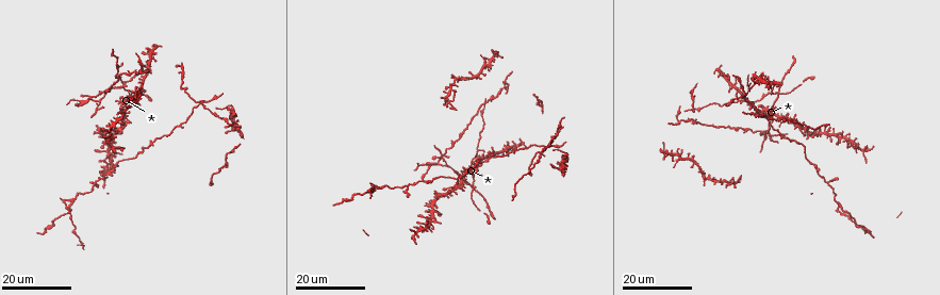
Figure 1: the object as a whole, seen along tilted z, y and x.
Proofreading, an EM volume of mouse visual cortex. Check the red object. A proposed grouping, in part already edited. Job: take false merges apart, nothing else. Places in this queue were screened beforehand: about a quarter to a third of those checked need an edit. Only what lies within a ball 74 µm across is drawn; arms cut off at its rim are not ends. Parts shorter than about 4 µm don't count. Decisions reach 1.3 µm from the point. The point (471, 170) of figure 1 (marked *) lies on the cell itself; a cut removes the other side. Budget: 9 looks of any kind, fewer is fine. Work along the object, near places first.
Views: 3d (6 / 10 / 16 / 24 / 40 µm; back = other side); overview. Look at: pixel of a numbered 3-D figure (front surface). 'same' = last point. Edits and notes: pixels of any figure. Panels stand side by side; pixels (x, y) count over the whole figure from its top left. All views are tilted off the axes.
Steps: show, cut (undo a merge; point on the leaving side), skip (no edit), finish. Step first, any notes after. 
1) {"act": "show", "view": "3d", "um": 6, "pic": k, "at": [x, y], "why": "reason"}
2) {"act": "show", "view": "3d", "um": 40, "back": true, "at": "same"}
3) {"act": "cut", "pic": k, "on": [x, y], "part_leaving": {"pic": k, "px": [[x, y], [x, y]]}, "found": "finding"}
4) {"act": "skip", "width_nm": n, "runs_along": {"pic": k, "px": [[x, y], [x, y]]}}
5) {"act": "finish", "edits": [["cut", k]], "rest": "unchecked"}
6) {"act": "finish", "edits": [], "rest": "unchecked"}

{"act": "show", "view": "3d", "um": 24, "pic": 1, "at": [414, 233]}

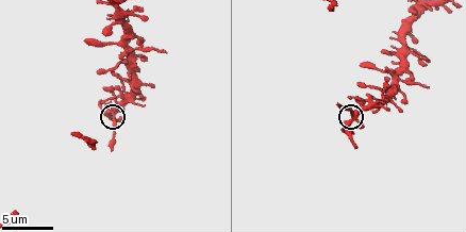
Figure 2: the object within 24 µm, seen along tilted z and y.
{"act": "show", "view": "3d", "um": 10, "pic": 2, "at": [355, 117], "why": "zoom in"}

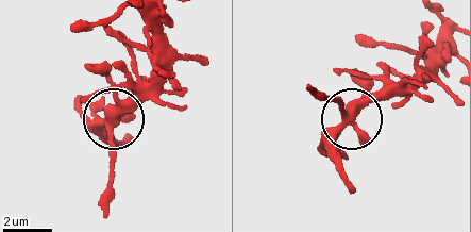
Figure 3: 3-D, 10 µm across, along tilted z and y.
{"act": "skip", "runs_along": {"pic": 3, "px": [[452, 40], [442, 66], [346, 122], [334, 165]]}, "found": "continuous, no second cell"}

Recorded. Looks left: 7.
{"act": "show", "view": "3d", "um": 16, "pic": 1, "at": [450, 104], "why": "four arms meet"}

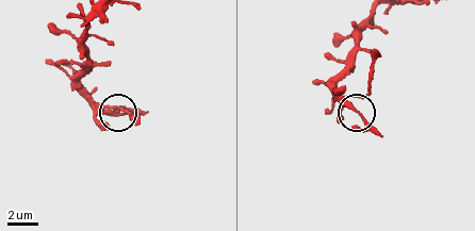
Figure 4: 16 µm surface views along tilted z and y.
{"act": "show", "view": "3d", "um": 6, "pic": 4, "at": [350, 104]}

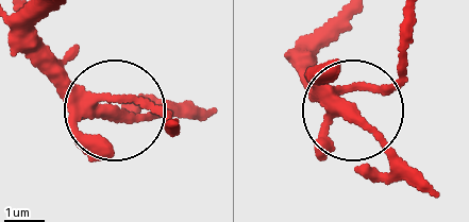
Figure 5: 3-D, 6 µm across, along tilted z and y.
{"act": "skip", "arms": 4, "found": "continuous, no second cell"}

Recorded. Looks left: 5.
{"act": "show", "view": "3d", "um": 16, "pic": 1, "at": [475, 190], "why": "four or more arms meet"}

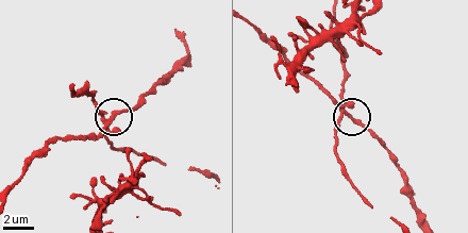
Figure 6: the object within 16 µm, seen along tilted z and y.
{"act": "show", "view": "3d", "um": 6, "pic": 6, "at": [108, 119]}

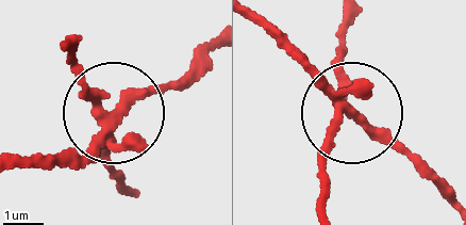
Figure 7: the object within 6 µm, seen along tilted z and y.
{"act": "cut", "pic": 7, "on": [76, 155], "width_nm": 240, "part_leaving": {"pic": 7, "px": [[106, 130], [94, 149], [17, 159]]}, "found": "a second cell is stuck on"}

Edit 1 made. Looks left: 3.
{"act": "show", "view": "3d", "um": 10, "pic": 6, "at": [131, 177], "why": "small branch off a trunk"}

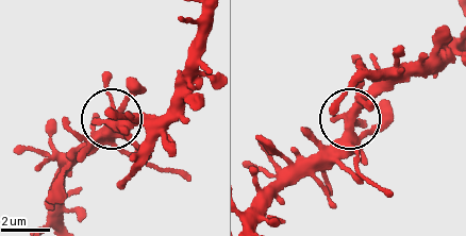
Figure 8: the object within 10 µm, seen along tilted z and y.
{"act": "skip", "side_arm_um": 32, "arms": 4, "found": "all the same cell"}

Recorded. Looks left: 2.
{"act": "finish", "edits": [["cut", 7]], "rest": "unchecked"}

